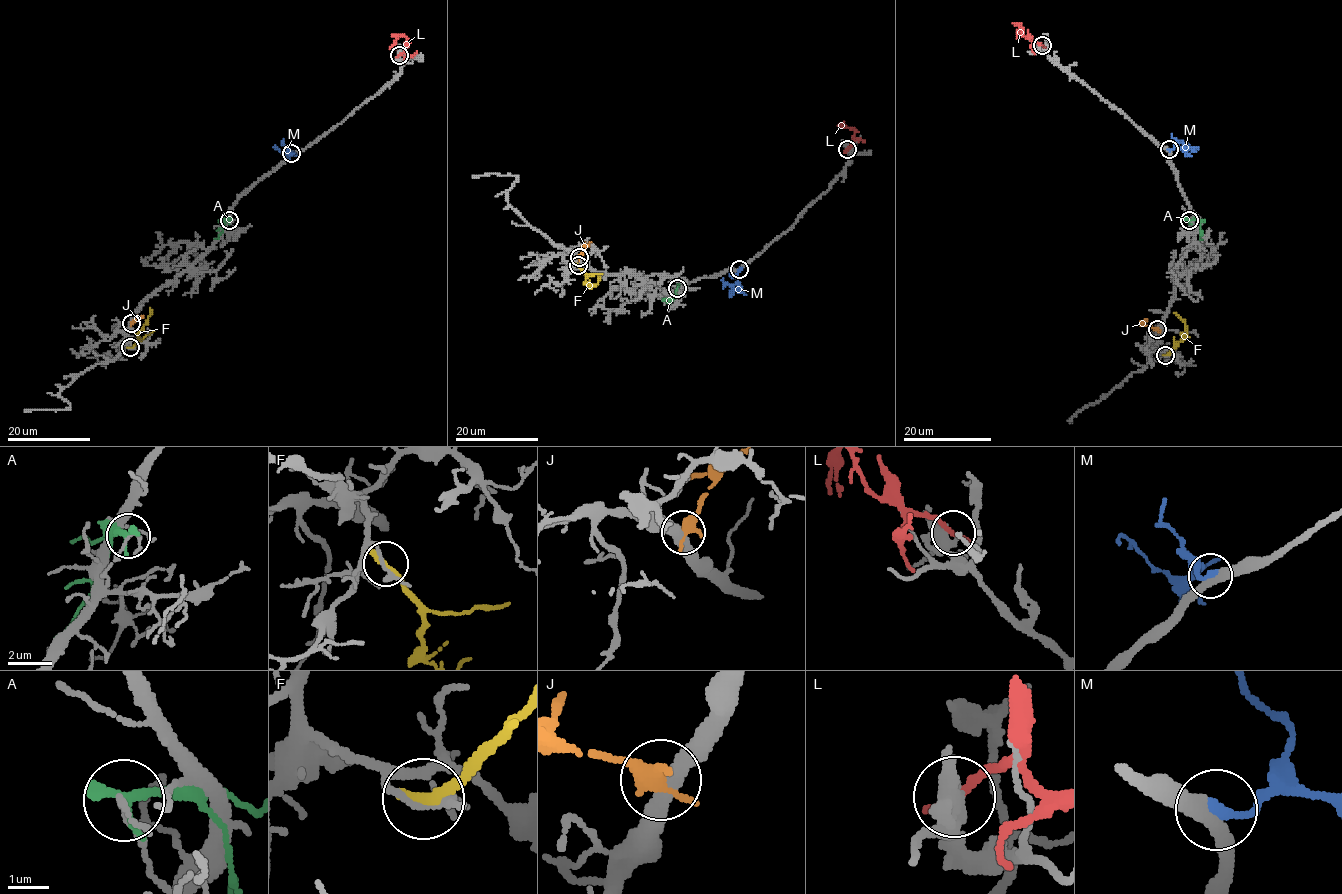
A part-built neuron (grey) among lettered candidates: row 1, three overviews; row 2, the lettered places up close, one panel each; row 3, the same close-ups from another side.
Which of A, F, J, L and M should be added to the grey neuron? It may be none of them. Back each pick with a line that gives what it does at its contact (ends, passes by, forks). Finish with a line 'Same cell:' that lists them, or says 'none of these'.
M: It ends there
Same cell: M

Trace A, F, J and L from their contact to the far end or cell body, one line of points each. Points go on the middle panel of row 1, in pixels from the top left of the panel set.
A: (677, 287), (673, 298), (663, 300)
F: (578, 266), (591, 286), (599, 279), (598, 274)
J: (579, 257), (592, 242)
L: (847, 149), (857, 131), (838, 126)

